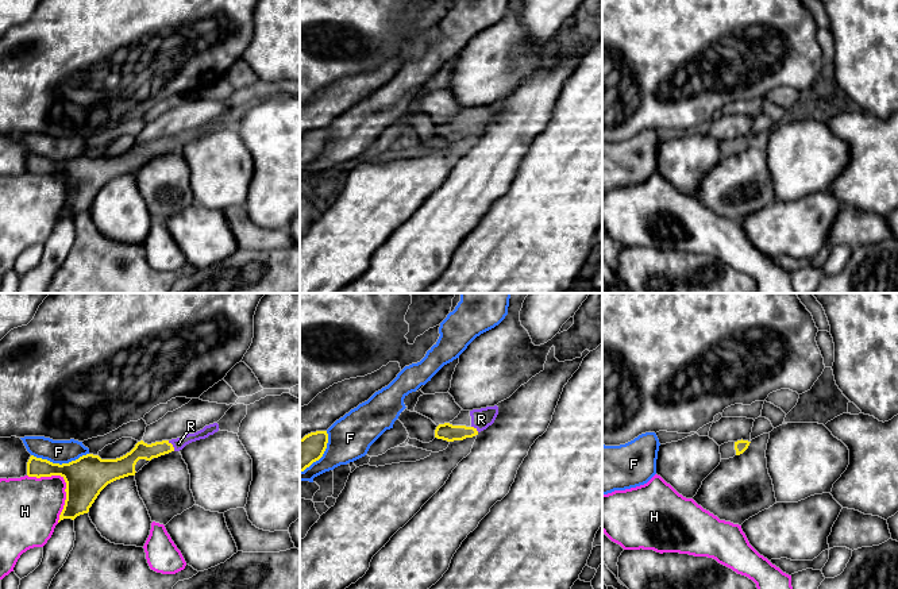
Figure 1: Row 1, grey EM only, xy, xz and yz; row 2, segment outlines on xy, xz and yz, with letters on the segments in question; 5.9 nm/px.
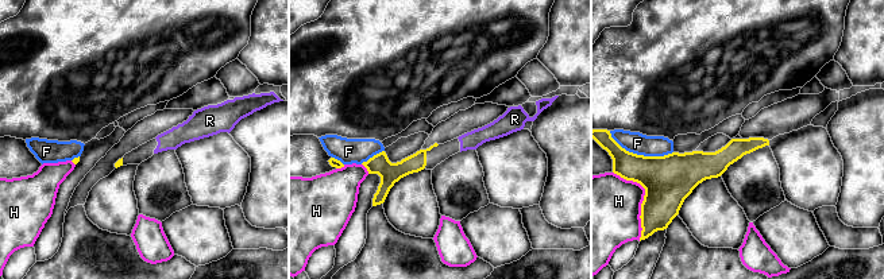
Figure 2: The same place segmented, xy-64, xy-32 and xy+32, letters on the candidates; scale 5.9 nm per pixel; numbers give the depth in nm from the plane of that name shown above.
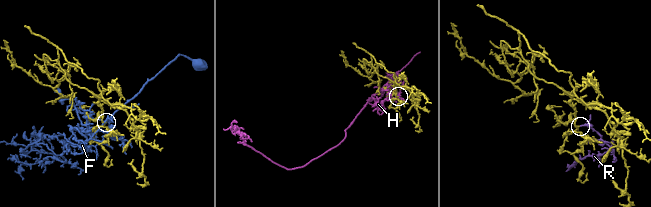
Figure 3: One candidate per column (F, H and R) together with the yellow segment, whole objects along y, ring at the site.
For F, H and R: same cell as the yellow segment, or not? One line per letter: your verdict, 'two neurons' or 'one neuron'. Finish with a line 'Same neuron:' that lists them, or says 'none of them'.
F: two neurons
H: two neurons
R: one neuron
Same neuron: R

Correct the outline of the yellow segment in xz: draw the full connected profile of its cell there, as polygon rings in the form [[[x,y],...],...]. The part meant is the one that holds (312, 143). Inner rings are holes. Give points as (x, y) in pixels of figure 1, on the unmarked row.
[[[327,128],[311,130],[300,136],[300,169],[304,169],[323,154],[327,140]]]

